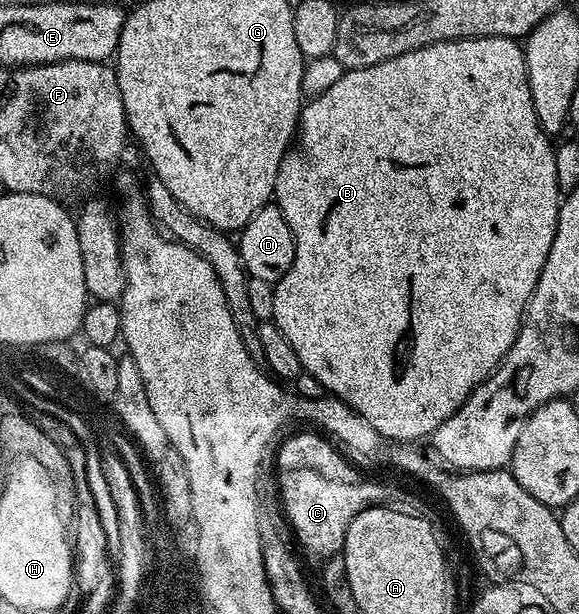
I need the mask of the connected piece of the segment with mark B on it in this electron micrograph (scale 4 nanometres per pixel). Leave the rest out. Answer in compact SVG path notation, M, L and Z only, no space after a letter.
M460 38L454 42L436 42L418 50L403 52L391 60L371 64L367 68L345 70L318 98L313 98L310 102L308 99L302 105L295 148L290 149L289 153L283 156L283 160L279 164L279 176L275 180L275 188L273 189L275 204L283 212L289 227L293 229L295 260L291 264L287 276L280 278L274 285L275 312L271 320L277 325L279 332L283 332L283 336L287 336L287 344L291 344L291 348L295 348L302 371L315 376L315 380L319 380L319 384L323 384L323 388L332 397L343 400L354 412L363 416L363 420L367 420L367 424L371 424L371 428L375 428L375 432L379 432L382 439L389 441L390 438L393 444L413 444L418 441L416 438L428 439L437 431L439 424L443 424L443 420L451 417L465 403L467 396L471 396L479 384L483 384L492 376L493 371L501 365L507 356L511 344L515 344L521 321L525 318L525 309L529 306L529 297L535 292L535 284L543 272L543 264L547 264L547 256L551 252L551 244L555 240L557 217L563 201L561 189L555 180L555 156L553 155L555 146L554 143L549 142L552 142L550 135L542 130L539 120L535 116L531 88L529 87L529 73L525 67L525 51L522 43L512 38Z

